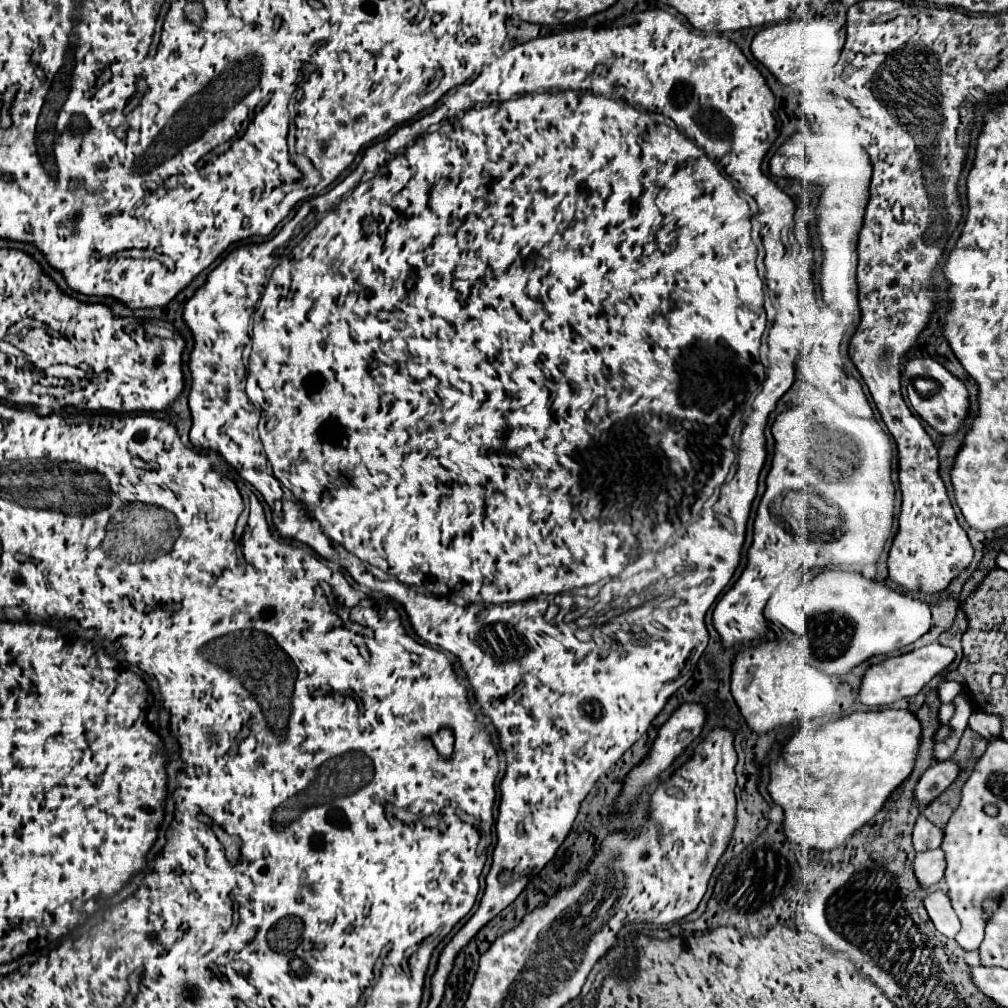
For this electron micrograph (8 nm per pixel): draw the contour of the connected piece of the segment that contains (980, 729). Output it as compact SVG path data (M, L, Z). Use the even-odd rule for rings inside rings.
M974 711L974 713L972 713L968 727L970 727L974 733L978 733L980 737L986 737L988 741L998 739L998 737L1000 737L1000 729L1002 729L1000 717L996 717L996 715L986 715L986 713L982 713L982 711Z

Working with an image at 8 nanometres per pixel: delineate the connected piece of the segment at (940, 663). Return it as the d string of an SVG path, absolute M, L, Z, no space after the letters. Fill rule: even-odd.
M932 643L932 645L926 645L926 647L914 649L910 653L884 659L884 661L872 665L864 673L862 683L860 683L860 689L858 689L858 701L864 703L864 705L868 705L868 707L884 707L884 705L890 705L890 703L894 703L898 699L912 697L934 675L938 675L940 671L944 671L954 661L954 657L956 655L954 655L954 651L950 647L944 647L940 643Z

